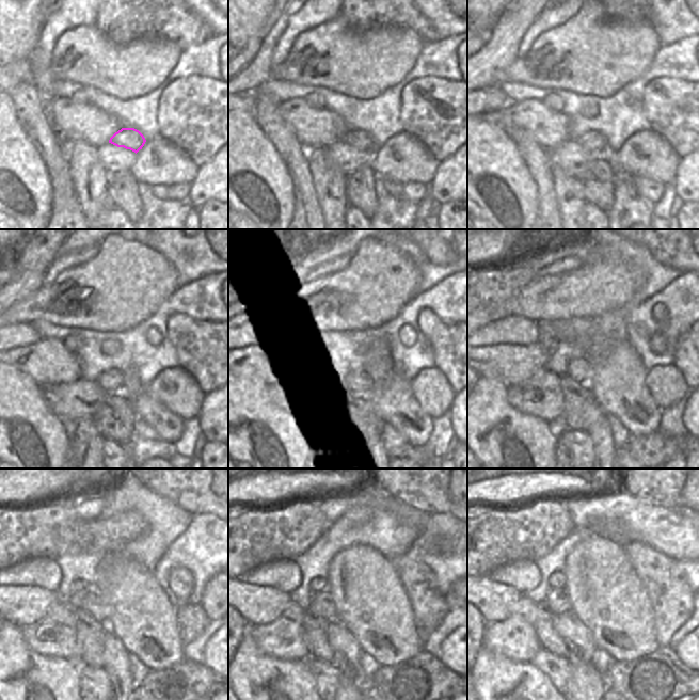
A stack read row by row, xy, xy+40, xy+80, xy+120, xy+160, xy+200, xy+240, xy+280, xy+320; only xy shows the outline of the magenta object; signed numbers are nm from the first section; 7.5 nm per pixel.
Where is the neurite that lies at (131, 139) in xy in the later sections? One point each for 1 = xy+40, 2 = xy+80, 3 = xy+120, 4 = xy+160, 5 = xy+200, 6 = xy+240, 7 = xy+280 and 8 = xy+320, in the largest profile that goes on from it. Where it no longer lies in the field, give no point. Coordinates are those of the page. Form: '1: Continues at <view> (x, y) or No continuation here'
1: Continues at xy+40 (361, 140)
2: Continues at xy+80 (591, 140)
3: Continues at xy+120 (111, 380)
4: Continues at xy+160 (344, 377)
5: Continues at xy+200 (580, 369)
6: Continues at xy+240 (94, 604)
7: Continues at xy+280 (321, 604)
8: Continues at xy+320 (558, 601)

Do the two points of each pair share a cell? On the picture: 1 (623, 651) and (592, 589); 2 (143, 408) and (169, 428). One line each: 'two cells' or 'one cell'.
1: one cell
2: one cell

